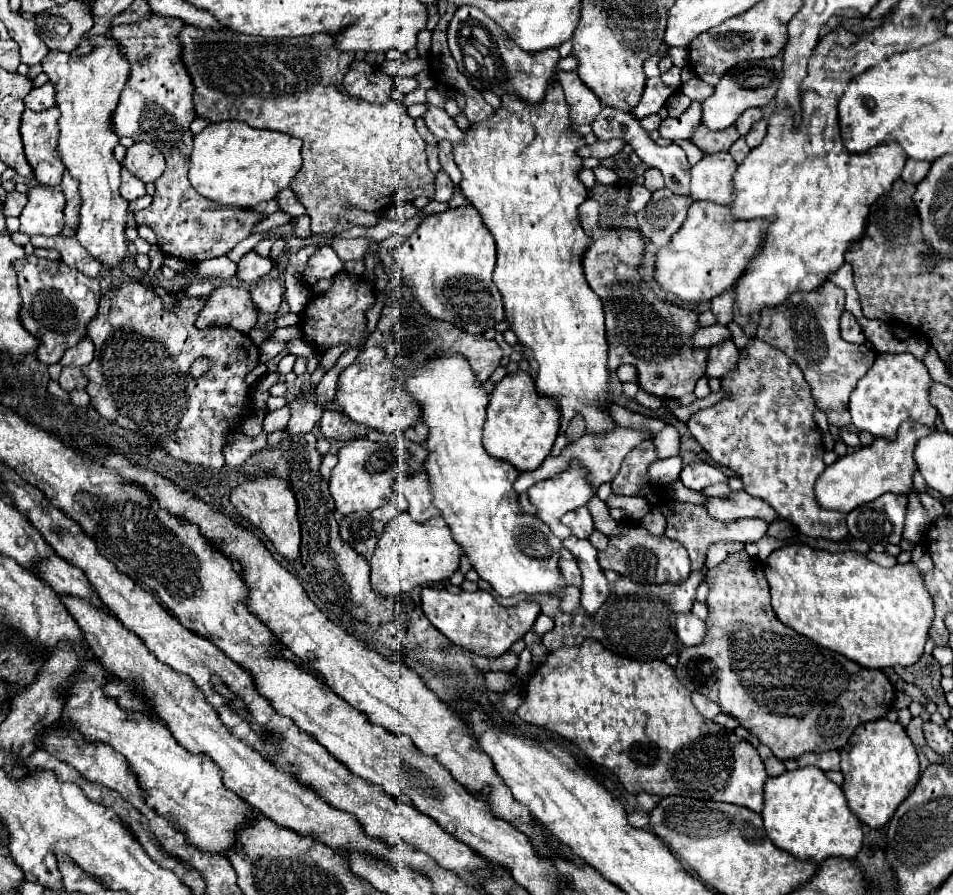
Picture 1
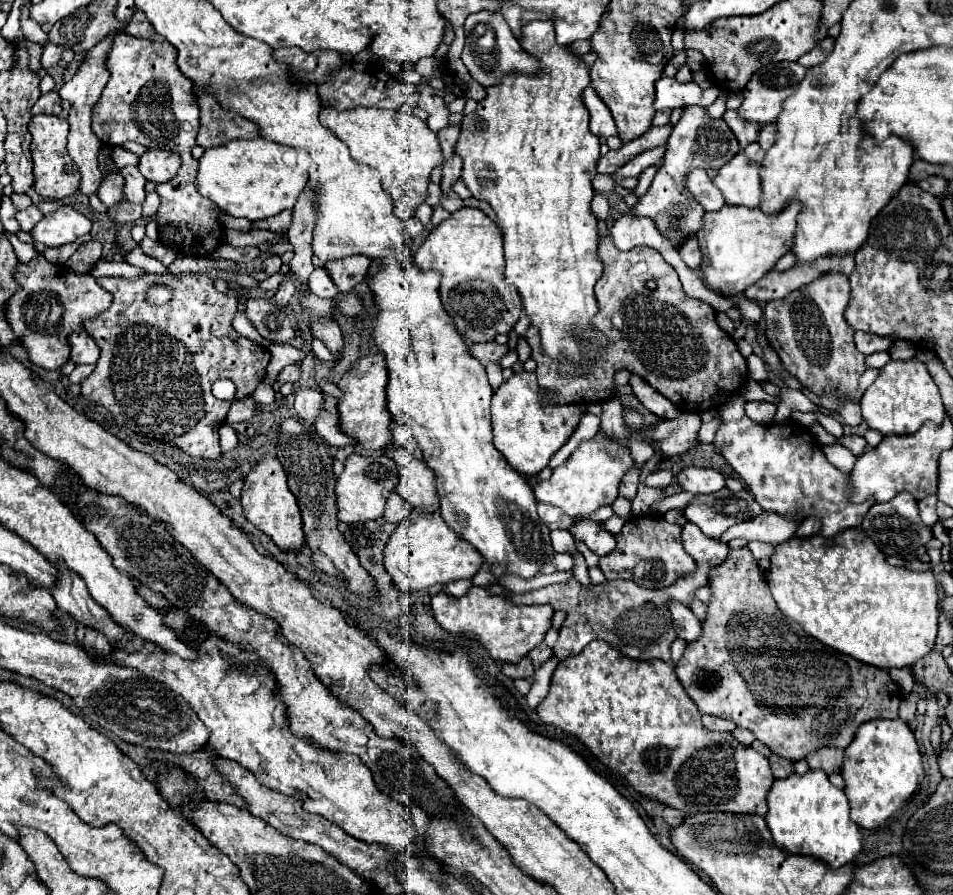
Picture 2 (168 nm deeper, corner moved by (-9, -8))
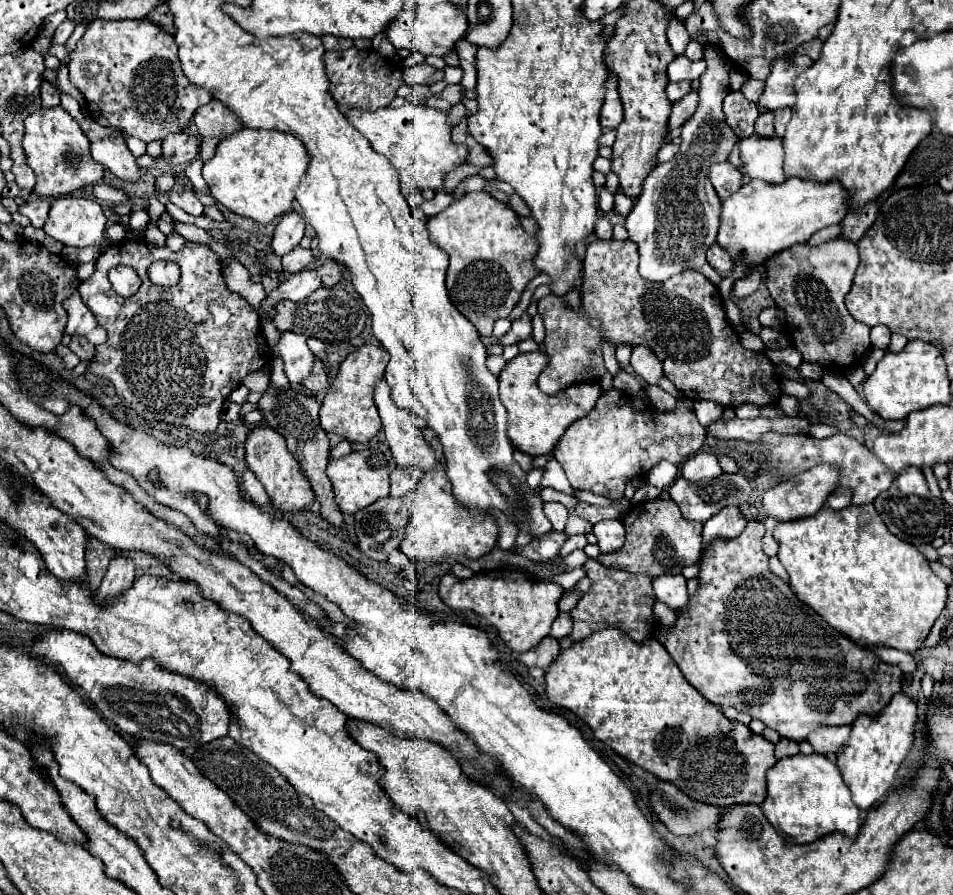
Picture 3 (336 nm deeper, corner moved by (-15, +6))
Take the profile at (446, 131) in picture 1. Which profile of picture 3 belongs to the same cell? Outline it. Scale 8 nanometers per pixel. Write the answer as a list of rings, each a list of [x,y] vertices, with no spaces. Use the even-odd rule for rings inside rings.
[[[420,63],[420,65],[412,65],[404,69],[404,83],[406,85],[426,85],[426,79],[434,73],[434,67],[430,67],[428,63]]]

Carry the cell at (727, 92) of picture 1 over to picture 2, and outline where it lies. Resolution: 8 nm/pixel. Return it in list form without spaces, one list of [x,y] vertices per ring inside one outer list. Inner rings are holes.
[[[792,61],[772,63],[772,65],[766,65],[762,69],[758,69],[742,91],[744,99],[742,99],[742,105],[736,109],[738,115],[746,121],[754,121],[754,123],[760,123],[760,125],[774,123],[778,113],[782,111],[782,103],[796,91],[796,87],[804,79],[804,75],[806,75],[806,69],[798,63],[792,63]]]

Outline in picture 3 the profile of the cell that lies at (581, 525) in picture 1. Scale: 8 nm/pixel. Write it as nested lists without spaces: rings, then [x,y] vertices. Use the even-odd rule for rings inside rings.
[[[612,519],[612,521],[600,521],[594,525],[594,535],[598,539],[598,547],[602,553],[614,553],[616,549],[620,549],[624,545],[624,525],[620,519]]]

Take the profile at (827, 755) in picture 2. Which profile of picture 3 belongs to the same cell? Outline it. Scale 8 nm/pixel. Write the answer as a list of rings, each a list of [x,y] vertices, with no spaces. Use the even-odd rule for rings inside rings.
[[[842,725],[842,727],[820,727],[816,731],[812,731],[806,741],[814,747],[816,753],[836,753],[844,741],[850,735],[850,725]]]

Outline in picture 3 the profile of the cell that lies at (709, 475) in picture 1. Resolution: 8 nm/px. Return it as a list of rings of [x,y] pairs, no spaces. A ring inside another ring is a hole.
[[[696,453],[694,457],[688,457],[682,465],[682,477],[688,481],[700,481],[700,479],[712,479],[722,473],[716,455],[712,453]]]

